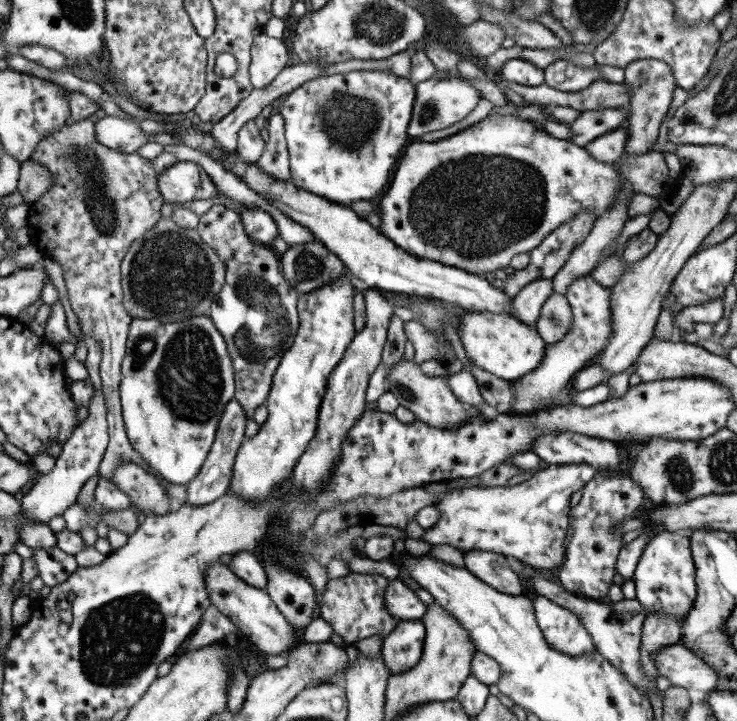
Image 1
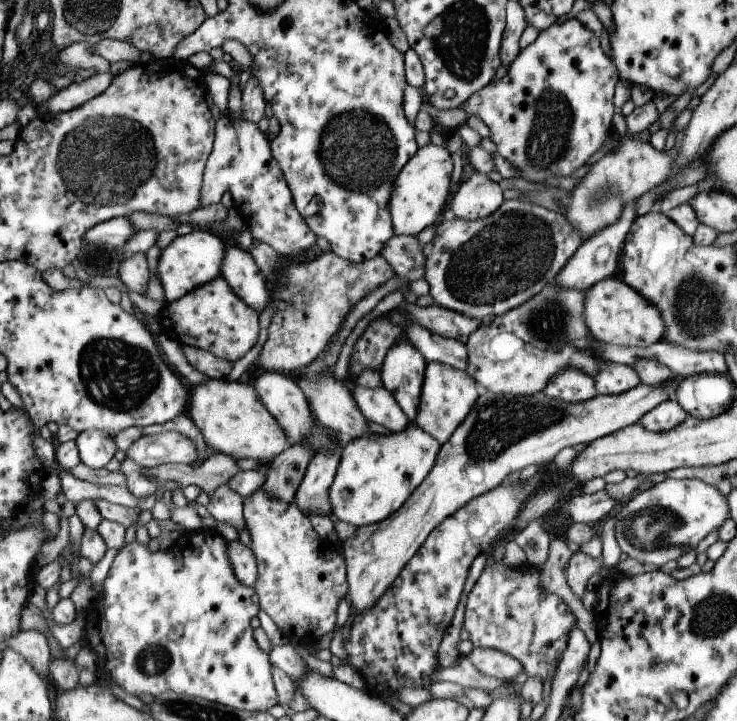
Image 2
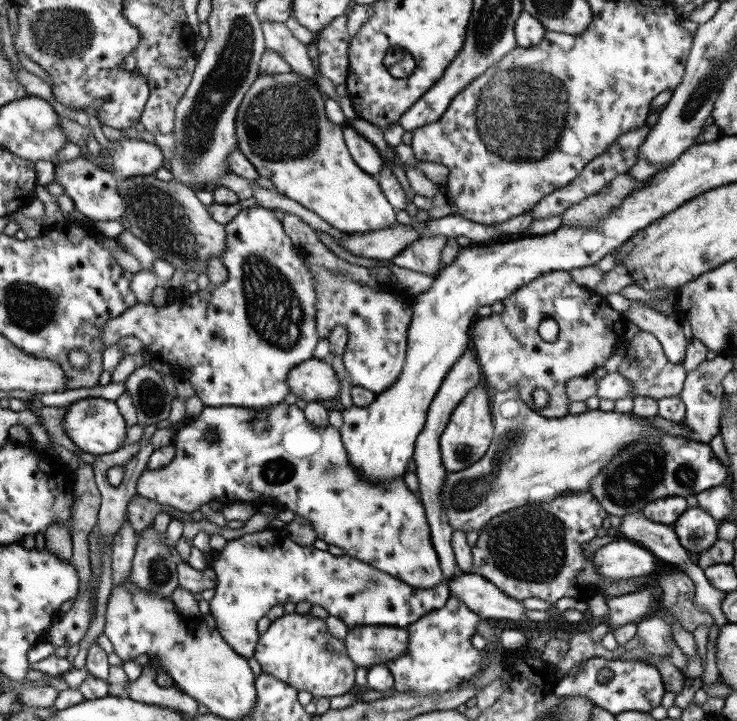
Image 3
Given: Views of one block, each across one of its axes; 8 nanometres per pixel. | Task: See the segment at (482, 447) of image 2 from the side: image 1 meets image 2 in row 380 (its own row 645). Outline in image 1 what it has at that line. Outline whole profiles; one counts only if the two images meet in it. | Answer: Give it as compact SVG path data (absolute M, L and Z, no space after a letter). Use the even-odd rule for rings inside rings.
M682 644L666 645L652 656L659 676L666 676L674 686L709 692L715 689L718 675Z

